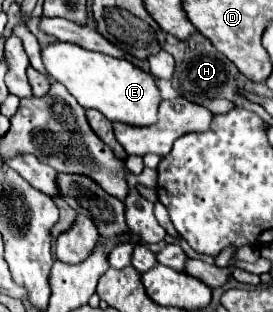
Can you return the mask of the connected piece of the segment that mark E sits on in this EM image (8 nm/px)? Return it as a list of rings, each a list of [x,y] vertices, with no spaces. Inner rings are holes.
[[[52,42],[42,46],[42,62],[48,74],[66,86],[66,90],[78,100],[82,108],[96,108],[110,122],[124,122],[130,126],[150,126],[156,122],[156,110],[160,104],[160,90],[156,78],[126,60],[108,58],[108,54],[90,52],[76,44]]]

